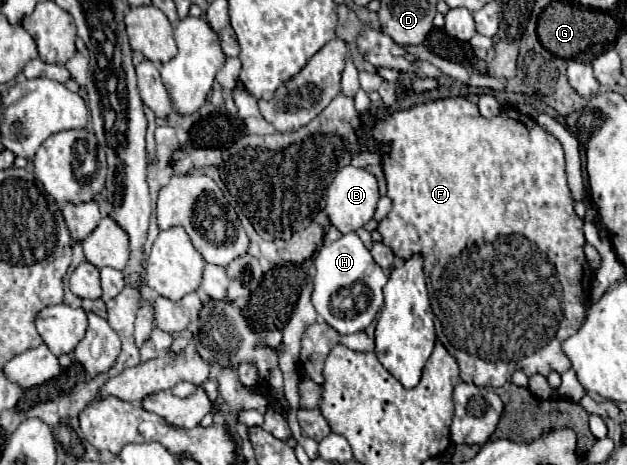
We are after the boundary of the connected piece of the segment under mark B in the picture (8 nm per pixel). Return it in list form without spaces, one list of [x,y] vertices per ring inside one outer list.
[[[345,165],[327,189],[327,207],[325,207],[325,211],[331,219],[331,223],[341,233],[351,233],[351,231],[357,231],[359,227],[363,227],[373,217],[377,201],[379,201],[377,179],[367,169]]]

